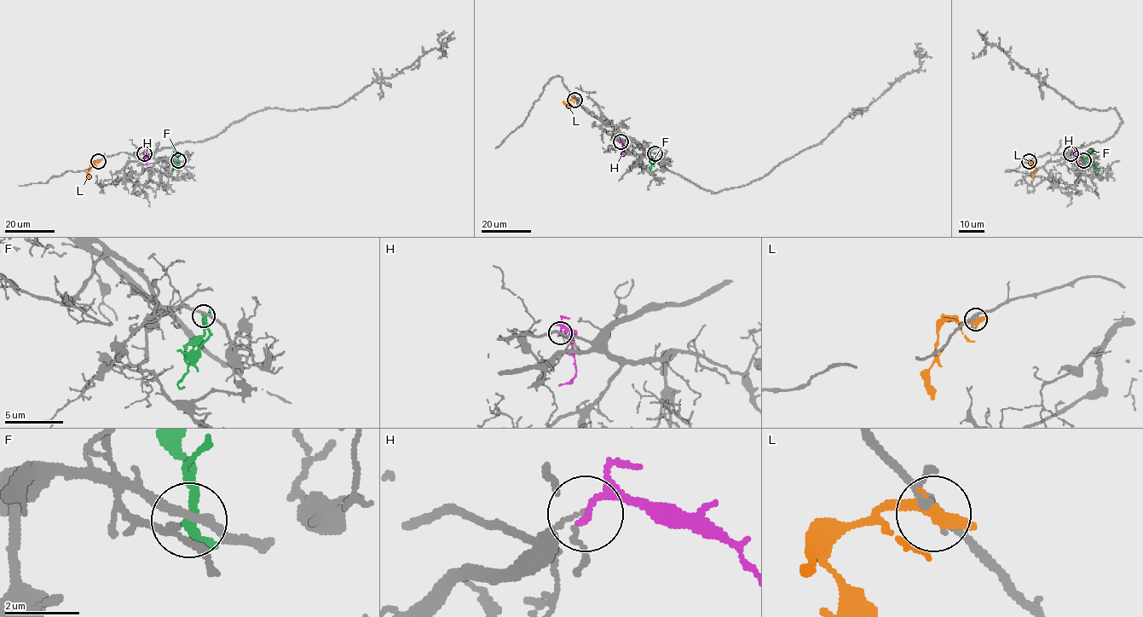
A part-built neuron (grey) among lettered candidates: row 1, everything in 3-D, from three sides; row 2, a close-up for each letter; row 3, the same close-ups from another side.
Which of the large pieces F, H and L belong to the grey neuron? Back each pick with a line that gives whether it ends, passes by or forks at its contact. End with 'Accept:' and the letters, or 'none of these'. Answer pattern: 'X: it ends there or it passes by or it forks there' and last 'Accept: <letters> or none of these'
Accept: none of these

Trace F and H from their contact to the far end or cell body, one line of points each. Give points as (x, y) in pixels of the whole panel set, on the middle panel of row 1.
F: (655, 154), (651, 169)
H: (621, 141), (624, 154), (620, 149)

